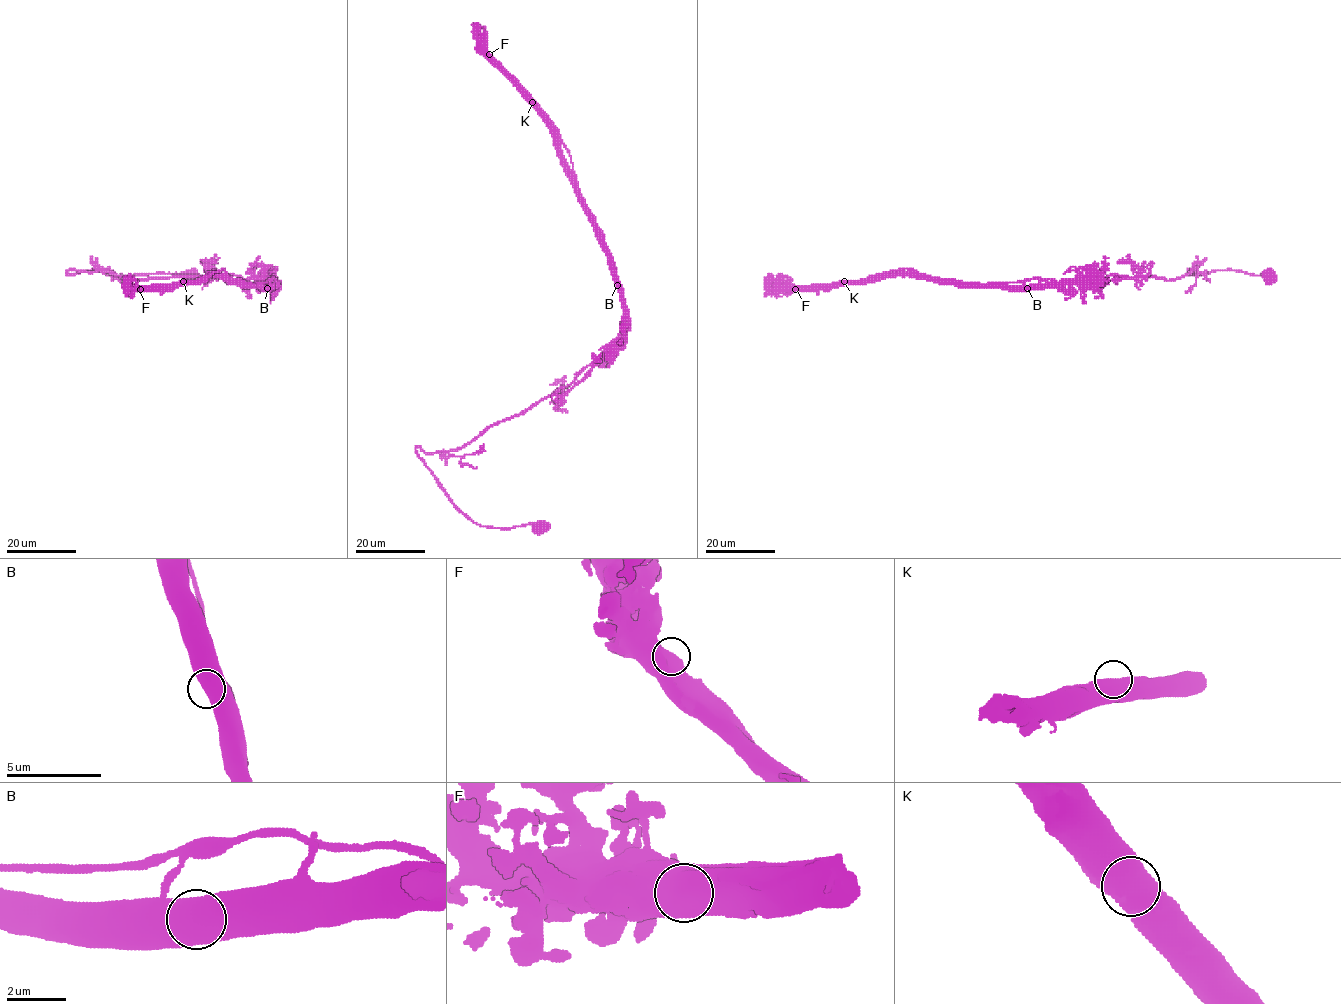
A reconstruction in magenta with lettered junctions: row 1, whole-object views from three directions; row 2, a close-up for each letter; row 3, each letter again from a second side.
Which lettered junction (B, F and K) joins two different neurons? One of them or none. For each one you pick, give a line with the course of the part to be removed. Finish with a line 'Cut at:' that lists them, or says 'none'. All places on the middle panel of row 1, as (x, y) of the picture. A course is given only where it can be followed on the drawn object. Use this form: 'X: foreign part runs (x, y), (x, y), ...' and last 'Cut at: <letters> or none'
K: foreign part runs (532, 102), (570, 156), (630, 322), (569, 384), (460, 448), (416, 450), (474, 522), (550, 526)
Cut at: K

